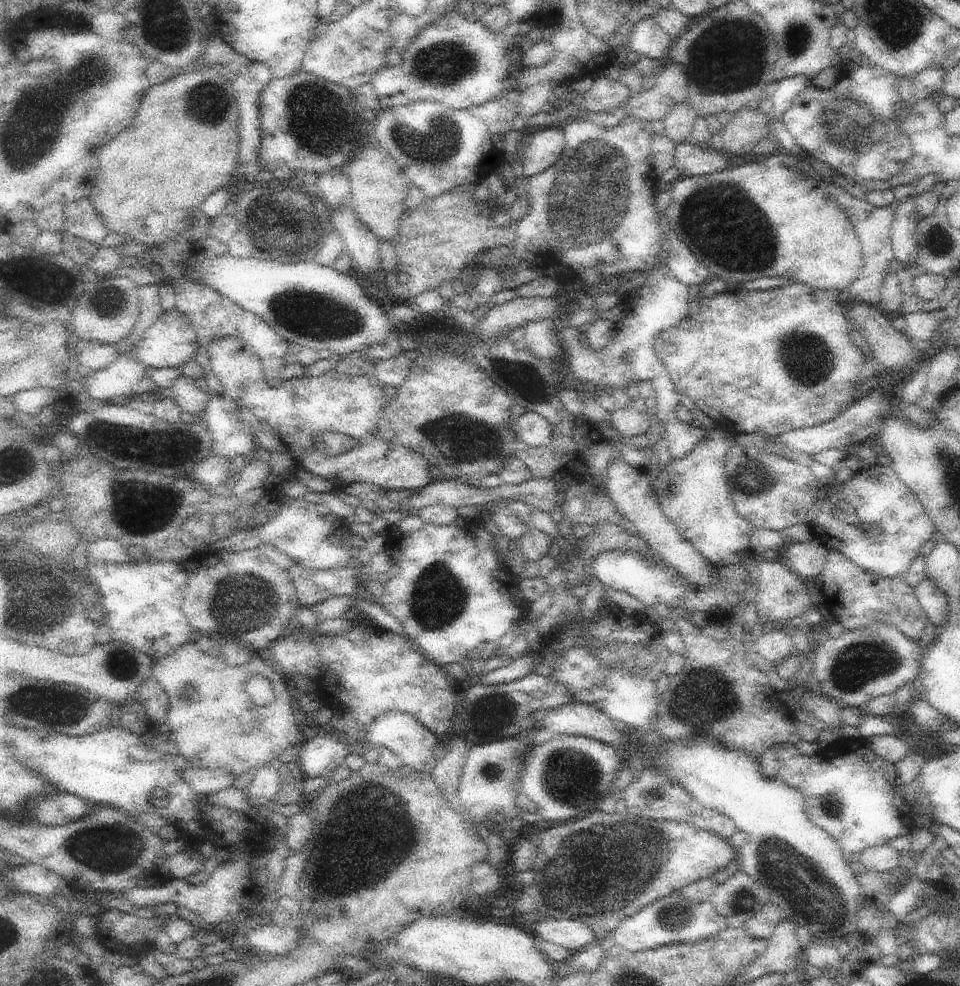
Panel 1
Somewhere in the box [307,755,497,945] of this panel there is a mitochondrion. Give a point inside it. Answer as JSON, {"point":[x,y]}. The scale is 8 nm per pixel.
{"point":[385,829]}

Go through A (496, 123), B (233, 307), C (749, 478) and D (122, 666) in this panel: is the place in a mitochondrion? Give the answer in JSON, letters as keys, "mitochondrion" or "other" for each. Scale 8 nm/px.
{"A":"other","B":"other","C":"mitochondrion","D":"mitochondrion"}

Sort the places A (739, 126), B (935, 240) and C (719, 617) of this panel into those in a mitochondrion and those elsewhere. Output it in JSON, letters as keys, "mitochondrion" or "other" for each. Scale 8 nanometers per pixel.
{"A":"other","B":"mitochondrion","C":"other"}

